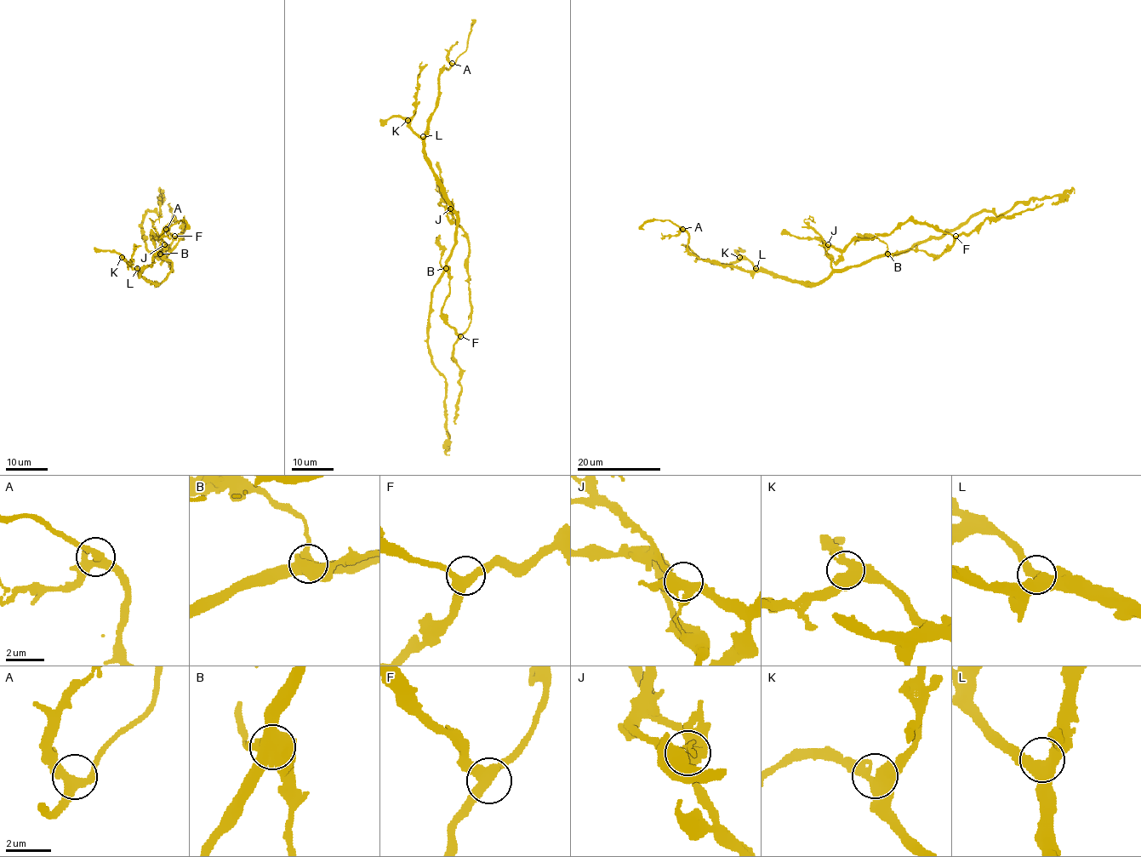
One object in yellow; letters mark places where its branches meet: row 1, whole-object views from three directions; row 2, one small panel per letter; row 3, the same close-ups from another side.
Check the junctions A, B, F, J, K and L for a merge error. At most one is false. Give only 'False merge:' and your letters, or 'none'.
False merge: B

